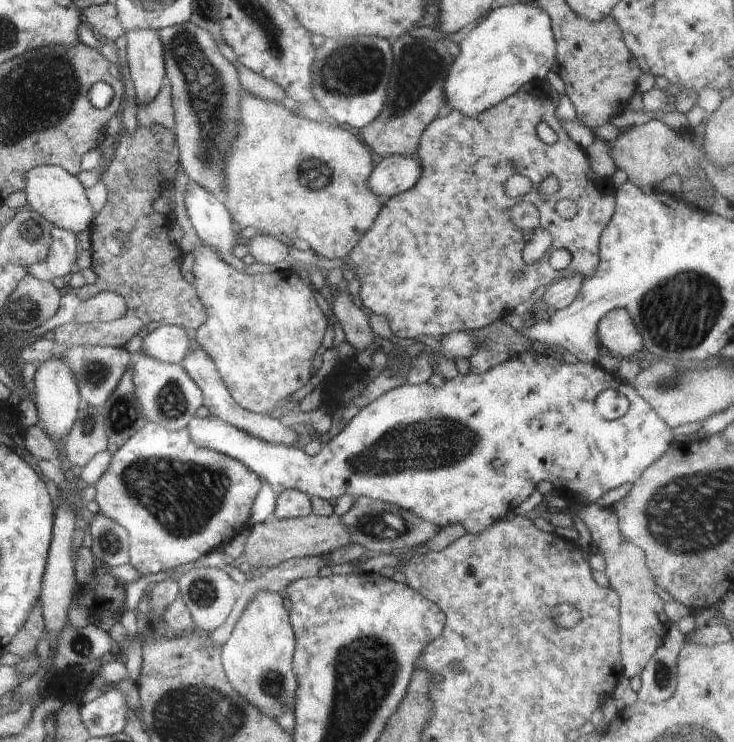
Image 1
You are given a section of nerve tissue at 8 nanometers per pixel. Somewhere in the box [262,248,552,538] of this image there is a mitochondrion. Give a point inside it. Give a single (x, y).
(431, 444)

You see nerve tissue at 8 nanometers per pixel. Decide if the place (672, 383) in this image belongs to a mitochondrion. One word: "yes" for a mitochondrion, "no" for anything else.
yes

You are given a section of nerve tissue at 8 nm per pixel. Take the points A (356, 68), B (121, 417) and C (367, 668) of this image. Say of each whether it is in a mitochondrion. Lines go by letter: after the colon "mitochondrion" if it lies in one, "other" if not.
A: mitochondrion
B: mitochondrion
C: mitochondrion

